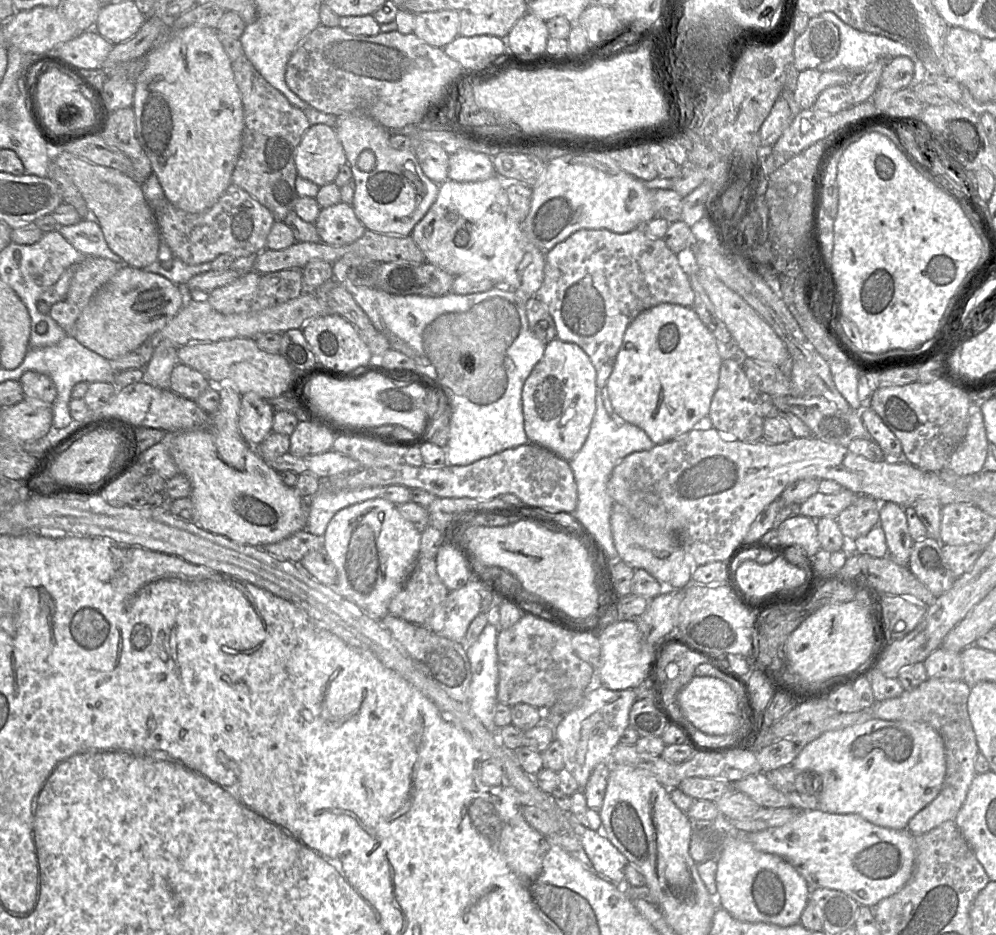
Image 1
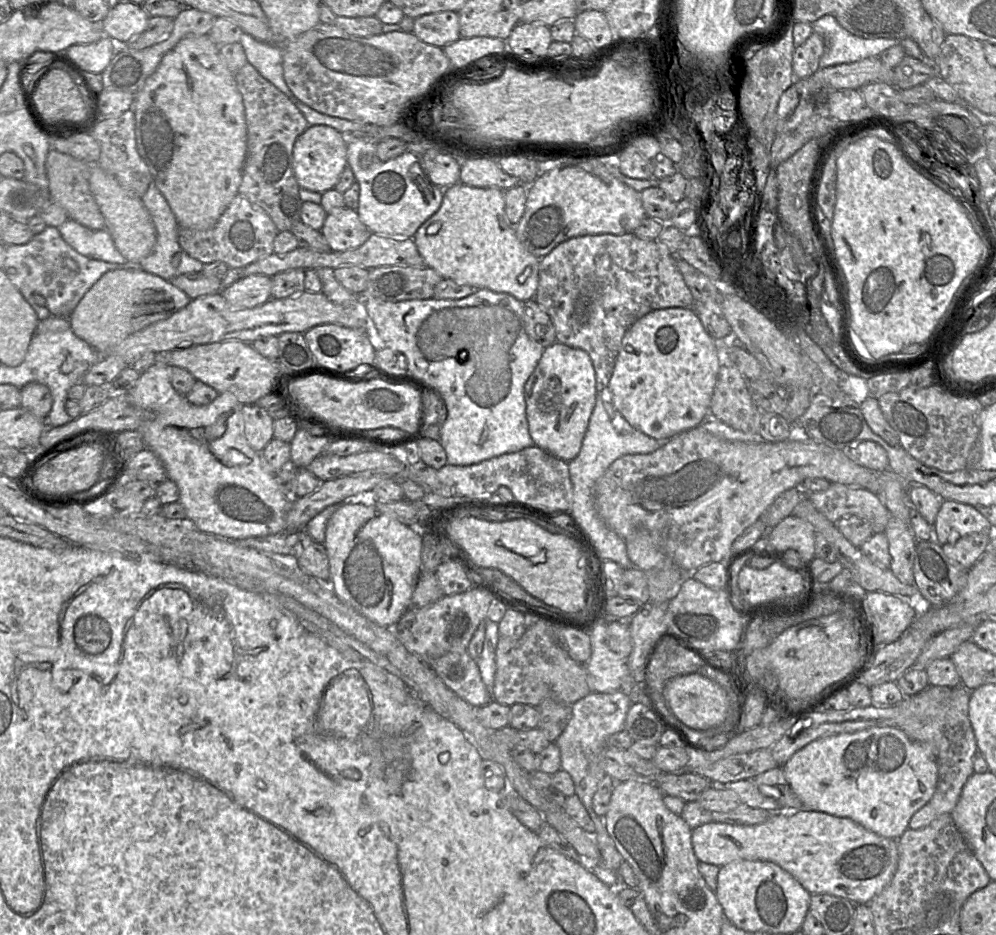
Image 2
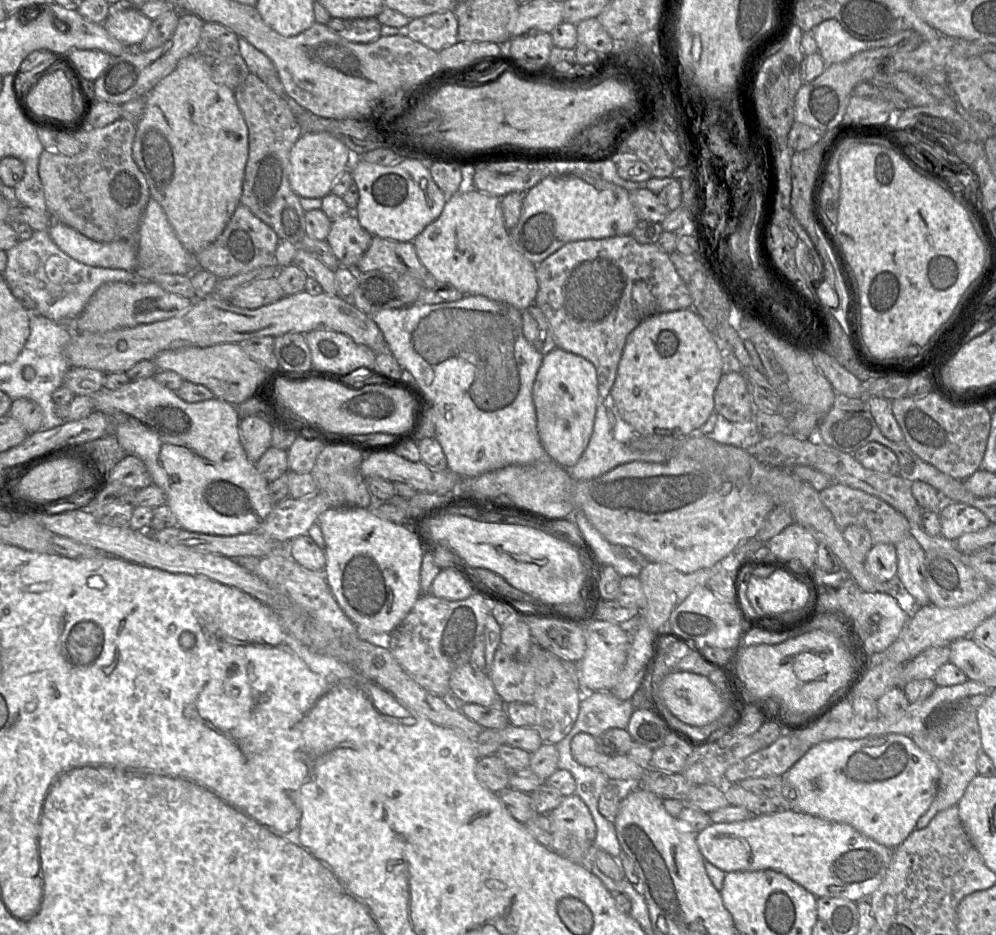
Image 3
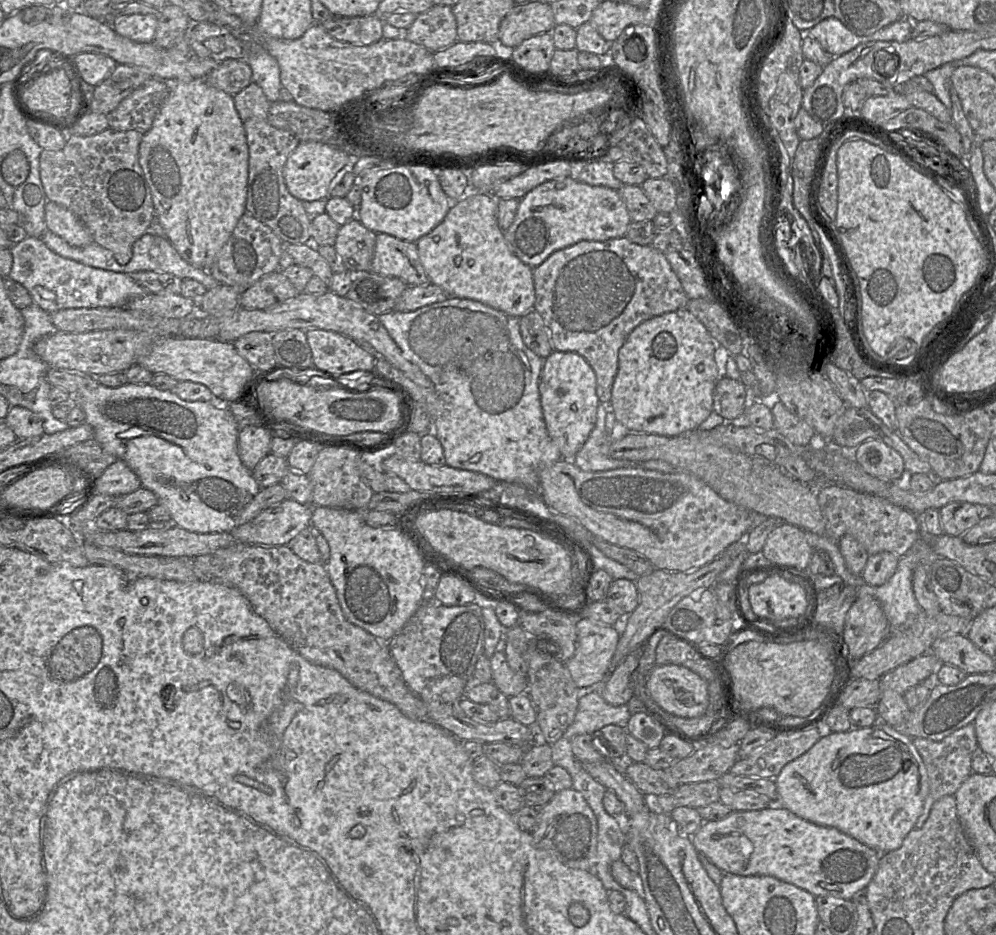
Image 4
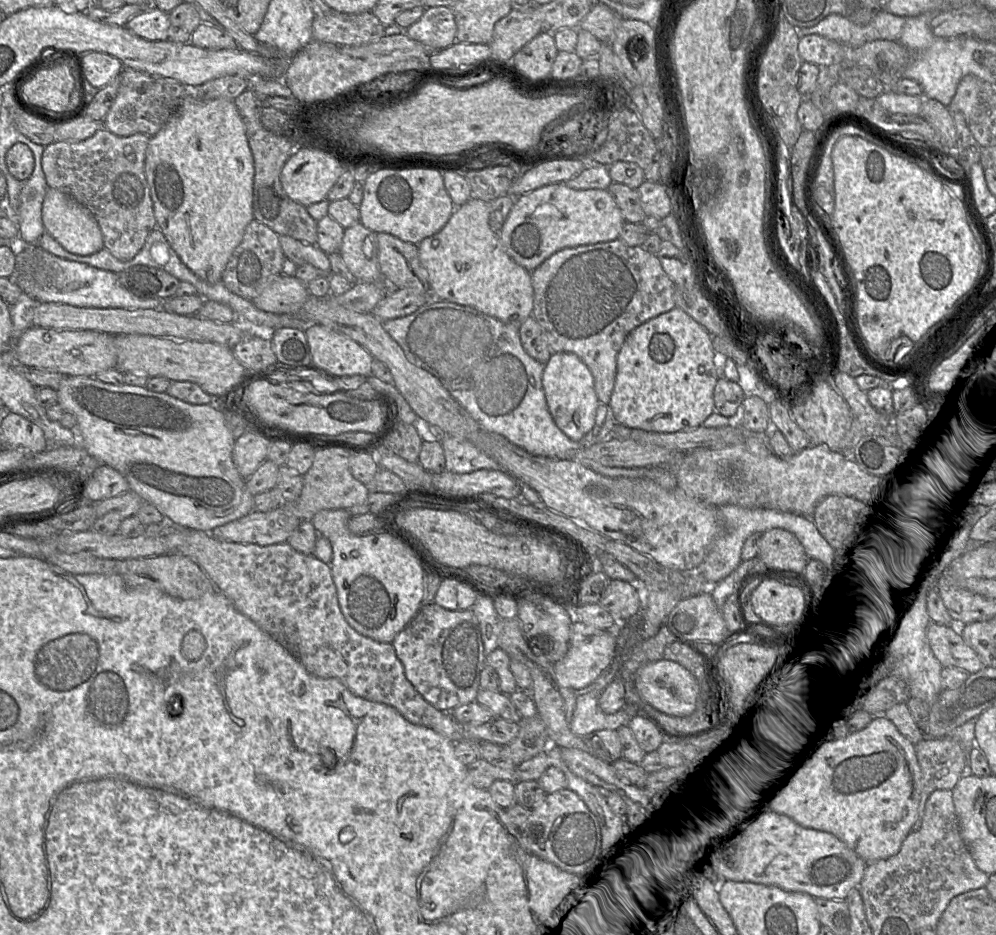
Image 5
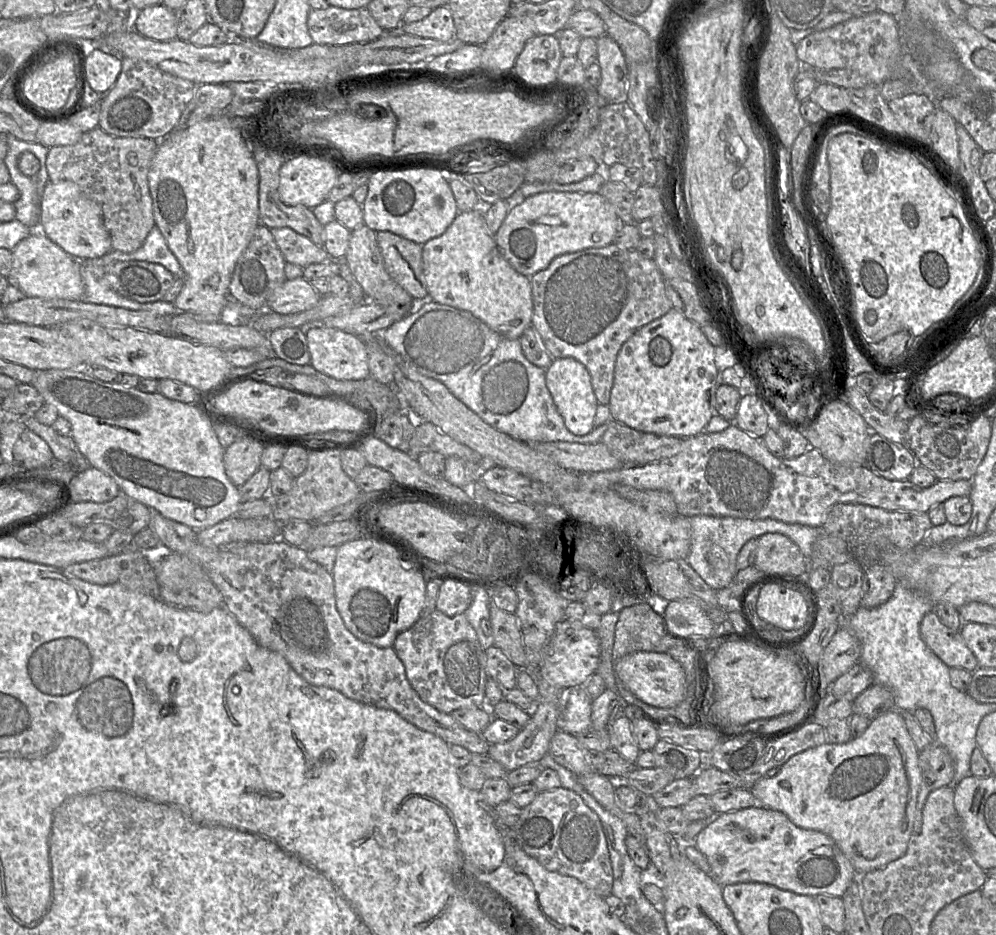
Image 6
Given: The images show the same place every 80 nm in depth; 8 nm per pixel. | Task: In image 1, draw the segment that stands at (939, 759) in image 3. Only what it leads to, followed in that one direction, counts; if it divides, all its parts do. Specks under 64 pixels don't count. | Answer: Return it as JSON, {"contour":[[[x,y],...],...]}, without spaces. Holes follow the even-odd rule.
{"contour":[[[928,678],[918,687],[912,690],[904,690],[898,697],[883,701],[875,701],[871,708],[865,708],[872,709],[874,718],[877,719],[925,723],[935,729],[943,739],[946,756],[946,774],[942,784],[942,789],[931,803],[929,803],[909,820],[907,829],[913,835],[926,833],[945,821],[955,821],[955,818],[966,799],[972,780],[977,774],[975,770],[975,759],[980,750],[968,714],[967,706],[970,691],[971,687],[963,680]]]}

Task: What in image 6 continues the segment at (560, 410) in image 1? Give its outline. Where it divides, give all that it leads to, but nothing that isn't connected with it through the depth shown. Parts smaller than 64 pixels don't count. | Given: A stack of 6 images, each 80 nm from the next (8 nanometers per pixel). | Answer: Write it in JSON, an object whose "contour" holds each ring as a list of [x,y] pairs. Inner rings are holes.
{"contour":[[[559,358],[554,359],[545,372],[546,386],[567,429],[576,436],[590,433],[594,428],[599,403],[594,394],[591,376],[587,368],[573,358]]]}

